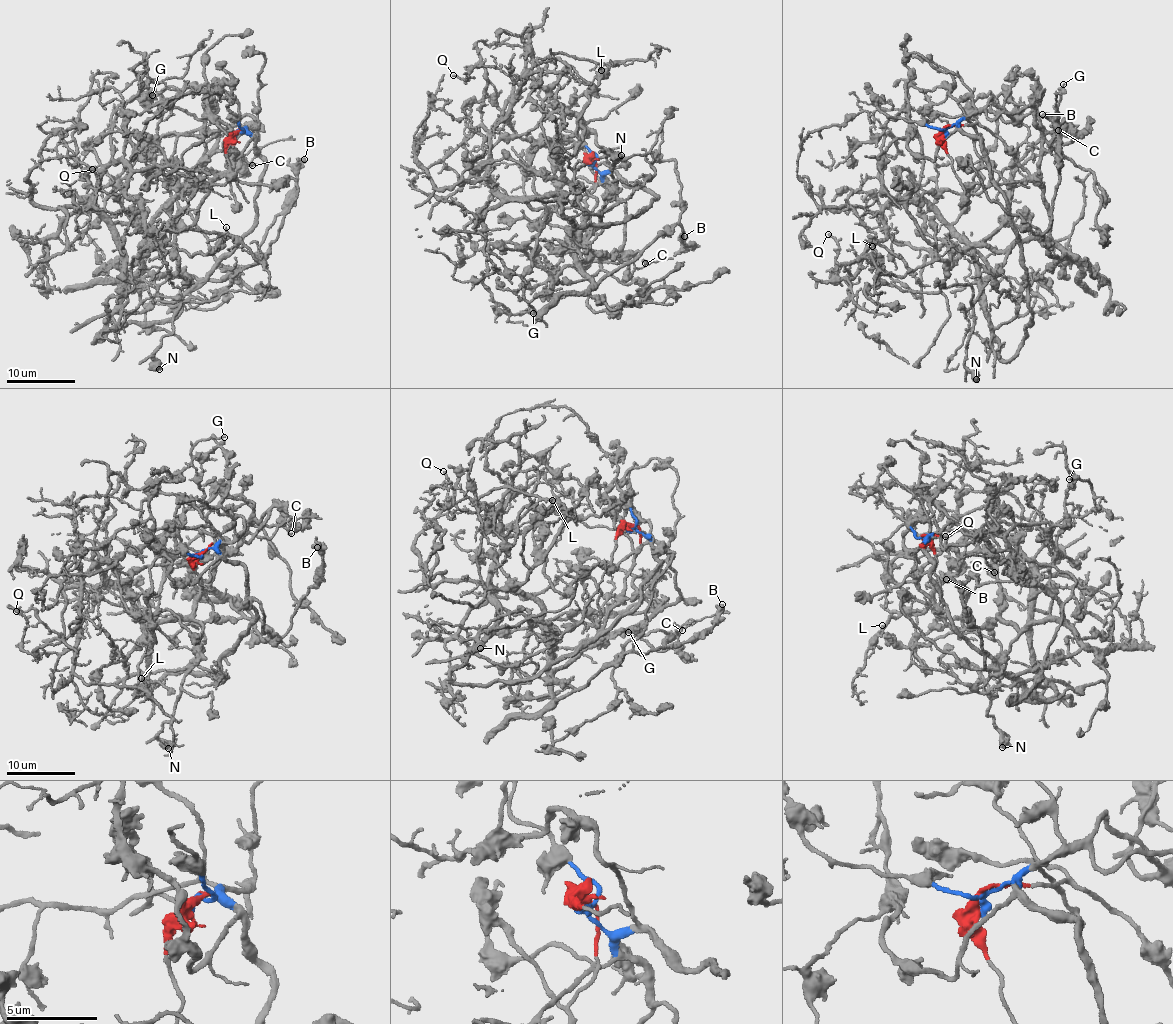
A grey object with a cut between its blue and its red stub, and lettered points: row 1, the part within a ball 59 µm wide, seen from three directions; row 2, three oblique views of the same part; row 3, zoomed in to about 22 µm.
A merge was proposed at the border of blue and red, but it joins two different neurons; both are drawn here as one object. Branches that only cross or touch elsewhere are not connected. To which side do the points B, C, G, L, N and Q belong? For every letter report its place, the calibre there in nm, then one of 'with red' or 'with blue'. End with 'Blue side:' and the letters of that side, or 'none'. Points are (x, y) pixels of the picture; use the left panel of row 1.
B: place (304, 159); calibre 480 nm; with red
C: place (252, 165); calibre 120 nm; with red
G: place (152, 95); calibre 100 nm; with blue
L: place (226, 227); calibre 110 nm; with blue
N: place (159, 369); calibre 700 nm; with red
Q: place (92, 169); calibre 120 nm; with blue
Blue side: G, L, Q

